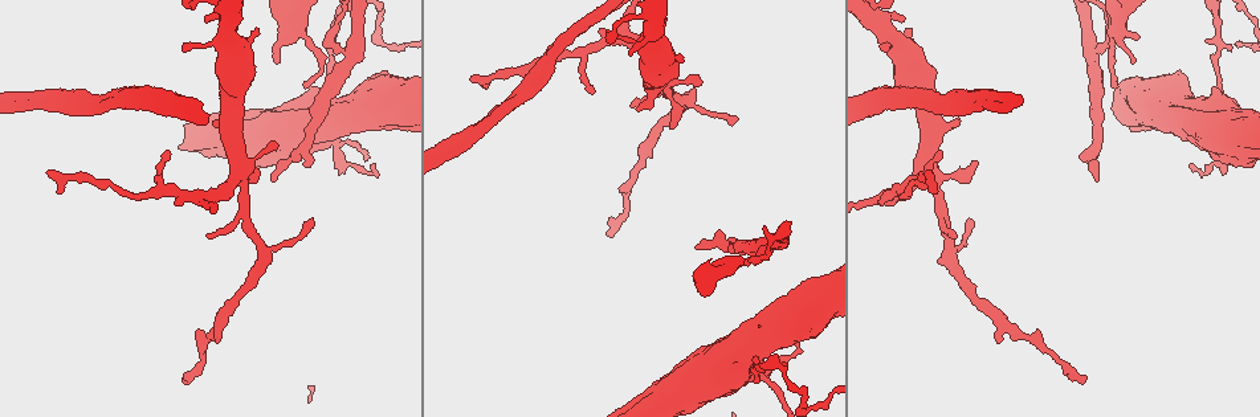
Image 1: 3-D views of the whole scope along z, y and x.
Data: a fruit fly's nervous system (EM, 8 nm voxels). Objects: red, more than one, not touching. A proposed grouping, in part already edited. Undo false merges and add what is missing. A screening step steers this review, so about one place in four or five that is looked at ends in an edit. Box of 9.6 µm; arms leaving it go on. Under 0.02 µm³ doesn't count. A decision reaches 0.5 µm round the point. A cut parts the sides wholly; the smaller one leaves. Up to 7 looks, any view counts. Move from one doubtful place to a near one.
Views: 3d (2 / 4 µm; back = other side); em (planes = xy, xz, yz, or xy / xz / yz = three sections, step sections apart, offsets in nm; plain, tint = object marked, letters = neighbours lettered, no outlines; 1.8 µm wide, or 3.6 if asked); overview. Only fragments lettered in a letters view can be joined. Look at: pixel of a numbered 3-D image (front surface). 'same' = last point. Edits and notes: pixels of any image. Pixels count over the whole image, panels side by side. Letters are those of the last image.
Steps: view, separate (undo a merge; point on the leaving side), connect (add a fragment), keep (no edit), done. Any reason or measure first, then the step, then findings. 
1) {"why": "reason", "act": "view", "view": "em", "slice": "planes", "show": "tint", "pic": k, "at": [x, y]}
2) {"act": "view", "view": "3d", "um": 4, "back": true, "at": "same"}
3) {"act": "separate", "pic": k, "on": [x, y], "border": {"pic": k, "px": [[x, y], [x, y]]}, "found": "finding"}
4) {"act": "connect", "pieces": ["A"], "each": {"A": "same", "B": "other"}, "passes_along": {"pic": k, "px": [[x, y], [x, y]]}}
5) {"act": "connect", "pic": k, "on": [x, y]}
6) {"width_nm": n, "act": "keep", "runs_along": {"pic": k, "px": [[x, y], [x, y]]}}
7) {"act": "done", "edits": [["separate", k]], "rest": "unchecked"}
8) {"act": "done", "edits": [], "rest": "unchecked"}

{"why": "sudden change in width", "act": "view", "view": "em", "um": 3.6, "slice": "planes", "show": "tint", "pic": 1, "at": [763, 377]}

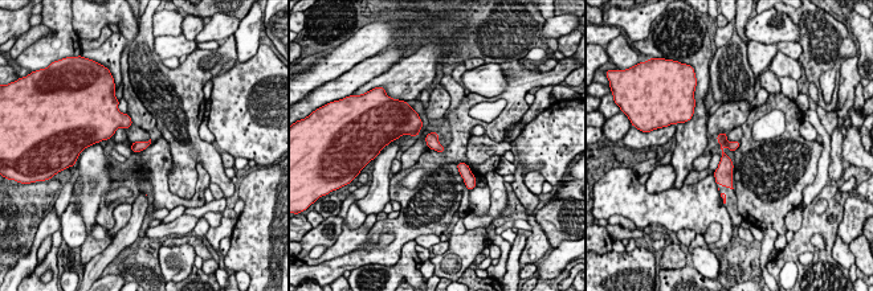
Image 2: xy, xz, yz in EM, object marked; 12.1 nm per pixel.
{"act": "view", "view": "em", "um": 3.6, "slice": "planes", "show": "letters", "at": "same"}

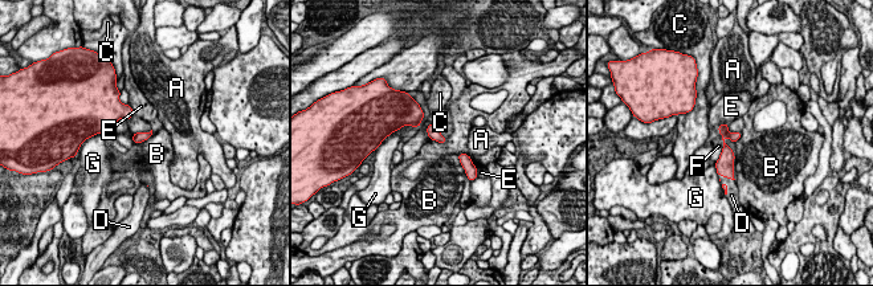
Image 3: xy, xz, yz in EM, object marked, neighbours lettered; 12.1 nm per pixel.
{"act": "connect", "pieces": ["D"], "each": {"A": "other", "B": "other", "C": "other", "D": "same", "E": "other", "F": "other", "G": "other"}, "passes_along": {"pic": 3, "px": [[723, 164], [726, 176], [731, 195]]}, "found": "the neuron continues"}

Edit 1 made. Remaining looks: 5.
{"act": "view", "view": "overview"}

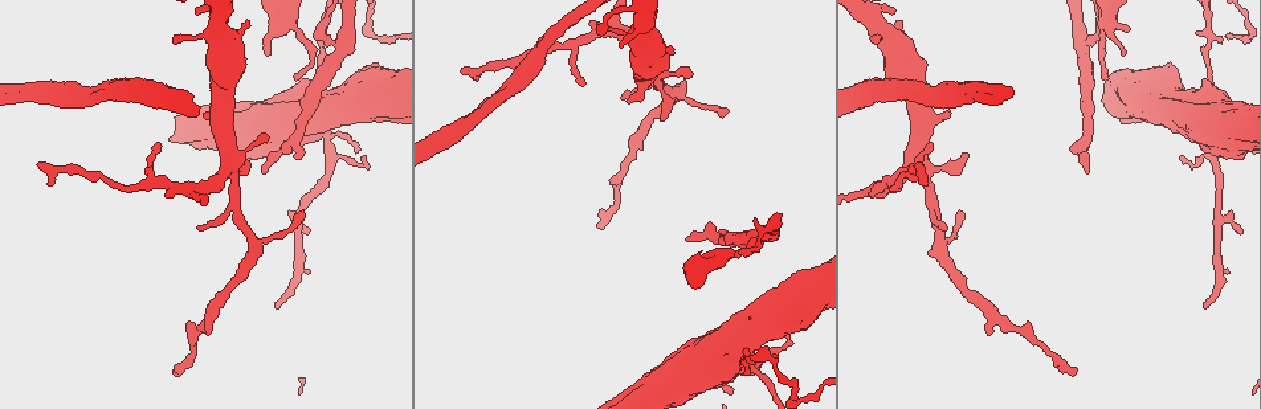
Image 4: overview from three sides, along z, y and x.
{"why": "long arm stops here", "act": "view", "view": "em", "slice": "xy", "step": 4, "show": "letters", "pic": 4, "at": [262, 172]}

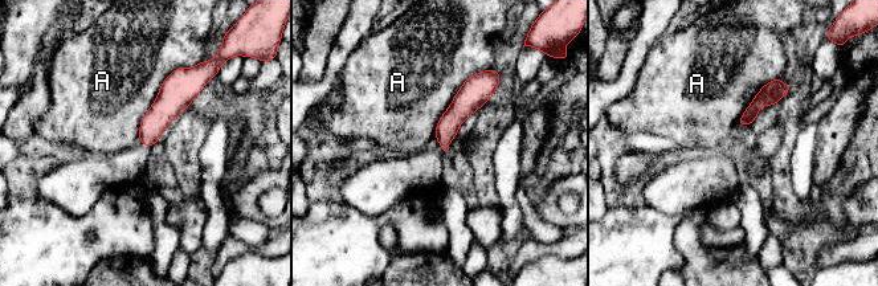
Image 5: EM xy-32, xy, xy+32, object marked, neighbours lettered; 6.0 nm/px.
{"act": "keep", "each": {"A": "other"}, "runs_along": {"pic": 5, "px": [[481, 77], [449, 122], [444, 144]]}, "found": "none of them fits"}

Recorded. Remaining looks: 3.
{"why": "an open end", "act": "view", "view": "3d", "um": 2, "pic": 4, "at": [950, 116]}

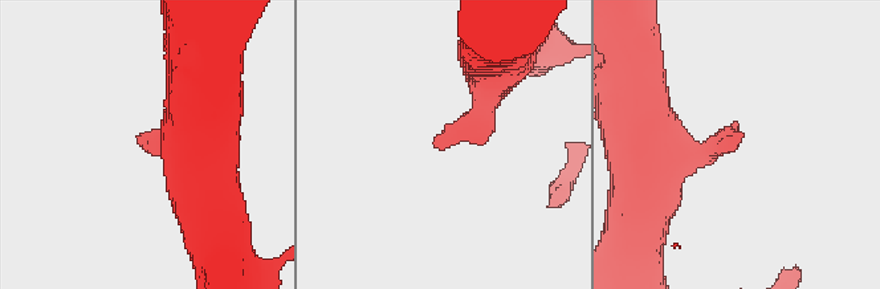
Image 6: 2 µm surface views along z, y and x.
{"act": "view", "view": "em", "slice": "planes", "show": "letters", "pic": 6, "at": [139, 140]}

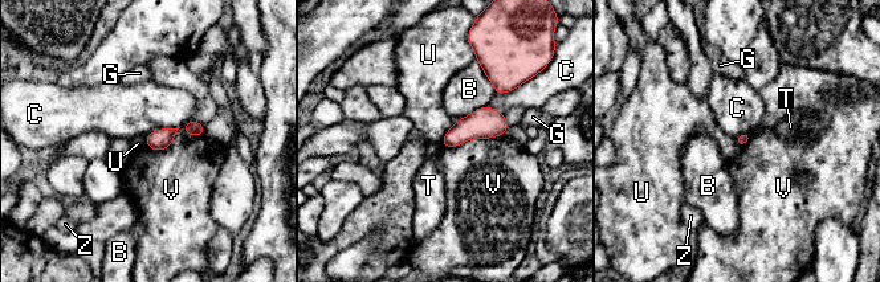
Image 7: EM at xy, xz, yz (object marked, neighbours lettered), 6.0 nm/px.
{"act": "keep", "each": {"B": "other", "C": "other", "G": "other", "T": "other", "U": "other", "V": "other", "Z": "other"}, "border": {"pic": 7, "px": [[455, 122], [440, 140]]}, "found": "none of them fits"}

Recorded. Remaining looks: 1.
{"act": "done", "edits": [["connect", 3]], "rest": "unchecked"}

